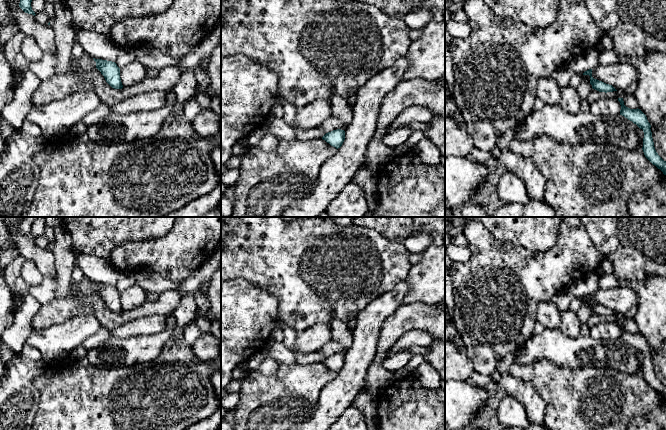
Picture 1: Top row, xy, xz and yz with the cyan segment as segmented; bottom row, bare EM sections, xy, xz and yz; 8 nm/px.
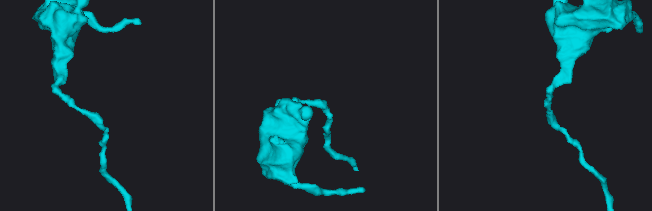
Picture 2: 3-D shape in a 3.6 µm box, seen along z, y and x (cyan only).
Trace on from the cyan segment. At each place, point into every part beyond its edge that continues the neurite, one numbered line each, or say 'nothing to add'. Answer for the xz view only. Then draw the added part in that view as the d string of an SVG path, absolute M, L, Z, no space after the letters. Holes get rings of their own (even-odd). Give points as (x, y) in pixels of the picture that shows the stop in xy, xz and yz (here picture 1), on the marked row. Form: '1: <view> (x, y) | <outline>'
nothing to add

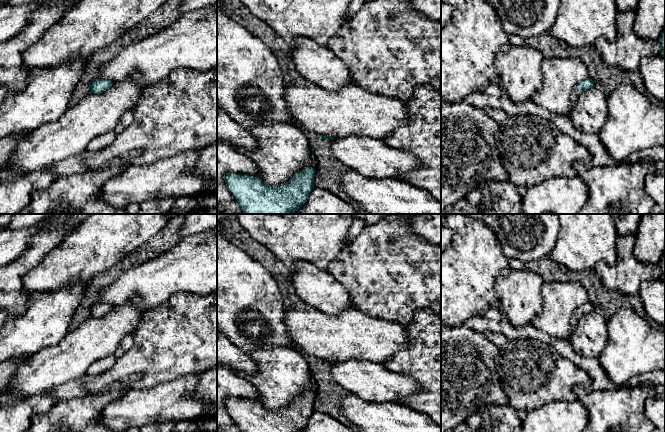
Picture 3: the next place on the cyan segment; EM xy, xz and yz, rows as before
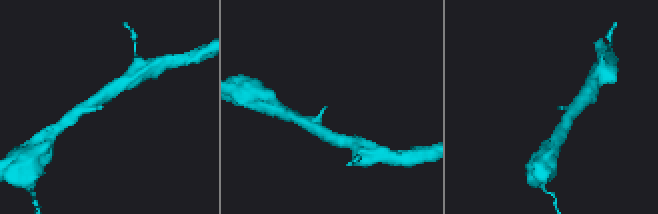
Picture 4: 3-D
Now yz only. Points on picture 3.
1: yz (576, 92) | M575 88L572 95L571 95L571 99L572 99L572 102L573 102L573 105L576 103L577 99L578 99L578 96L581 94L580 90Z

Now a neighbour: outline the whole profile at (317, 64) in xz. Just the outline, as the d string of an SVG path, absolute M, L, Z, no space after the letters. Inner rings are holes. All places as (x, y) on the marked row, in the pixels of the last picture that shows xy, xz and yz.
M297 37L291 44L291 59L297 74L327 91L338 92L353 84L347 65L312 39Z

